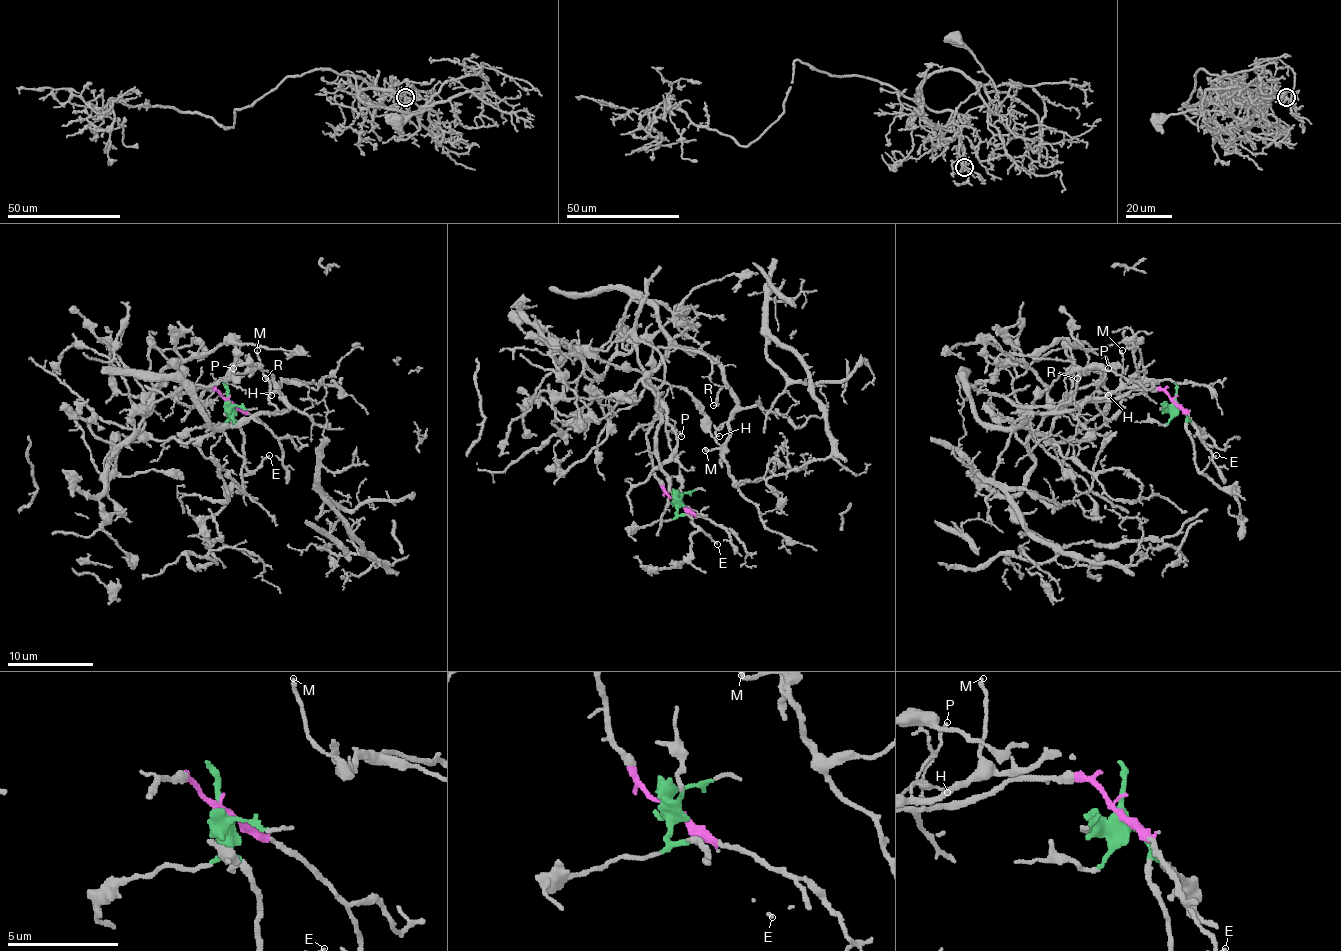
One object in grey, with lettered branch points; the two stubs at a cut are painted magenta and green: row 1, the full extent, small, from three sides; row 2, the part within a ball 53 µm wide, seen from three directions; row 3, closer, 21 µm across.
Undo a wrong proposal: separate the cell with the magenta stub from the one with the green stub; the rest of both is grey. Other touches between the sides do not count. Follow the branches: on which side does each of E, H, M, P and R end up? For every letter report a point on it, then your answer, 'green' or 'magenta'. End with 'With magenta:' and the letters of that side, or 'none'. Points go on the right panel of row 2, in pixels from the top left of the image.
E: (1216, 455) | green
H: (1108, 395) | magenta
M: (1122, 350) | magenta
P: (1108, 368) | magenta
R: (1077, 378) | magenta
With magenta: H, M, P, R

